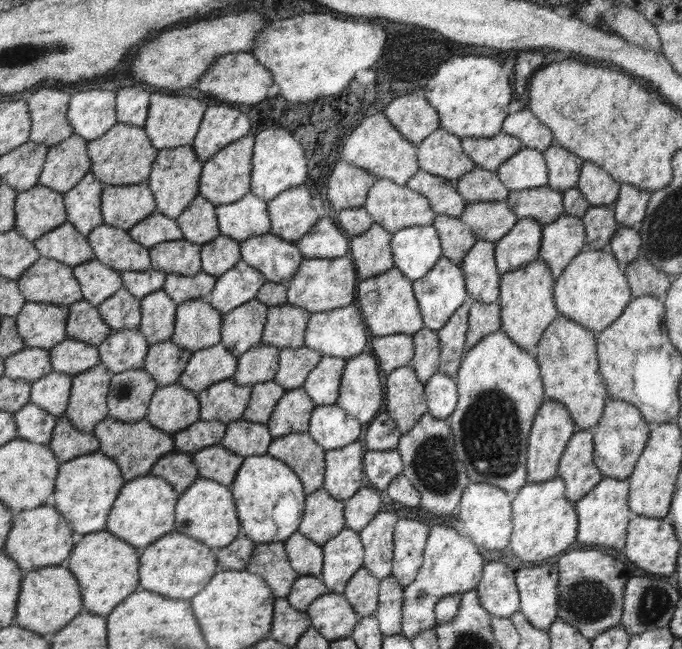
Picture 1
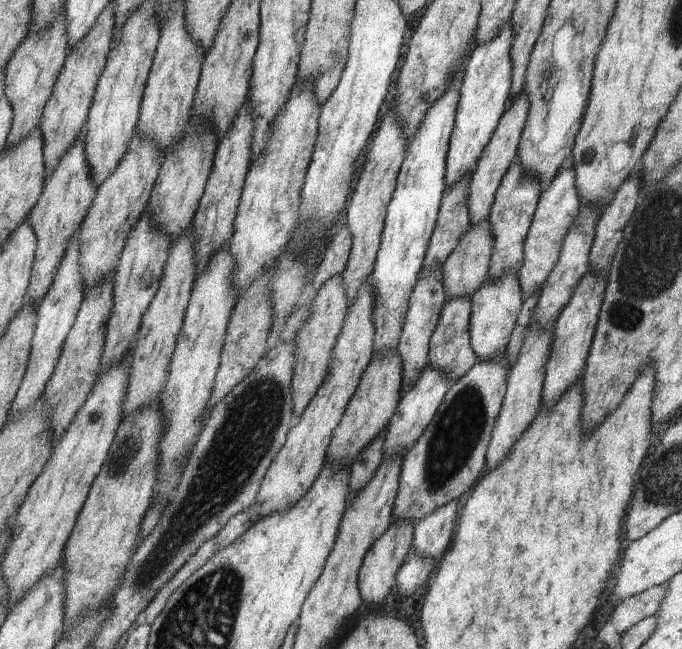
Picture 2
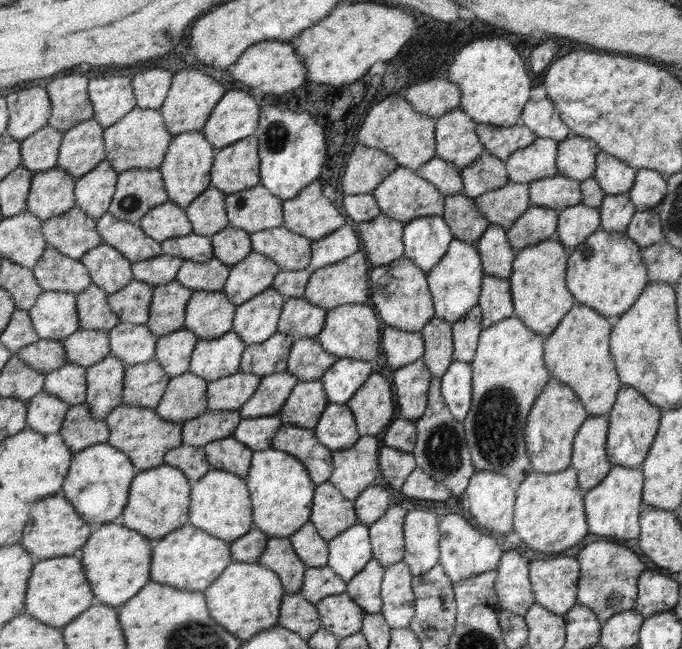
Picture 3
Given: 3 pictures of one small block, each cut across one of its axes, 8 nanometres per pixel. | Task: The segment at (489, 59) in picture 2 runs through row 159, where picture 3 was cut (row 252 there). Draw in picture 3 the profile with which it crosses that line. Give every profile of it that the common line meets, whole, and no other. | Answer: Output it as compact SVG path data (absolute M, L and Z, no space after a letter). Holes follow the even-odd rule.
M454 237L446 256L427 276L438 317L455 324L470 314L470 311L480 304L485 276L486 270L483 269L482 254L479 253L477 243L466 243Z

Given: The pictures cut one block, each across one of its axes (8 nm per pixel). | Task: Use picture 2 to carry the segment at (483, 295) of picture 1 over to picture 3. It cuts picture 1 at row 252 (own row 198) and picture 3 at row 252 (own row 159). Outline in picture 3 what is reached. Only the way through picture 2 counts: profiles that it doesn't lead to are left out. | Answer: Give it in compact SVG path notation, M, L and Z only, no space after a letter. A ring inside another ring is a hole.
M490 224L477 245L479 253L482 254L486 275L511 278L511 264L515 252L511 250L508 229L499 224Z

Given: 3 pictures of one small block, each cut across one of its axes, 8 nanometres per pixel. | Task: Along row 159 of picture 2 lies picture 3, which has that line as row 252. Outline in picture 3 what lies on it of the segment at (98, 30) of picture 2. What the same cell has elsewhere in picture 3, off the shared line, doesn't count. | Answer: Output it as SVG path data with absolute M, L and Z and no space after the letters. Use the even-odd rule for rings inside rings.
M50 245L33 271L45 291L78 294L94 283L90 270L80 259L71 258Z

